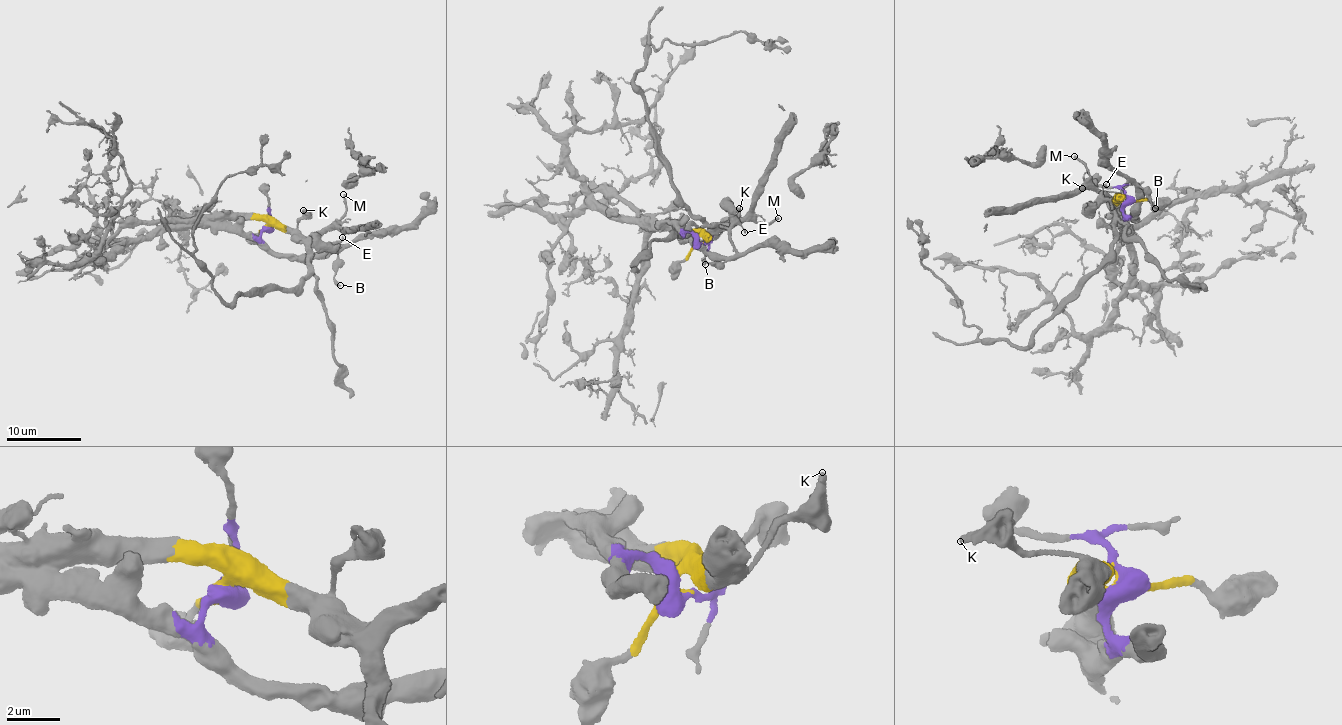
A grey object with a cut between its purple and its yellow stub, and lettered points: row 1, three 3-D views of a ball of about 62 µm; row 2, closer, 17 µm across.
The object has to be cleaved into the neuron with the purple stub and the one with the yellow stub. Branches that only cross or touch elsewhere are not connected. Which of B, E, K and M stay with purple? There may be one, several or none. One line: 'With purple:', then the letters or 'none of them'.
With purple: B, E

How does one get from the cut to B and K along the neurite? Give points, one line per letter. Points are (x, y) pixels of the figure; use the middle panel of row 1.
B: (697, 241), (689, 233), (683, 239), (725, 260), (705, 264)
K: (697, 241), (711, 234), (719, 235), (739, 208)

